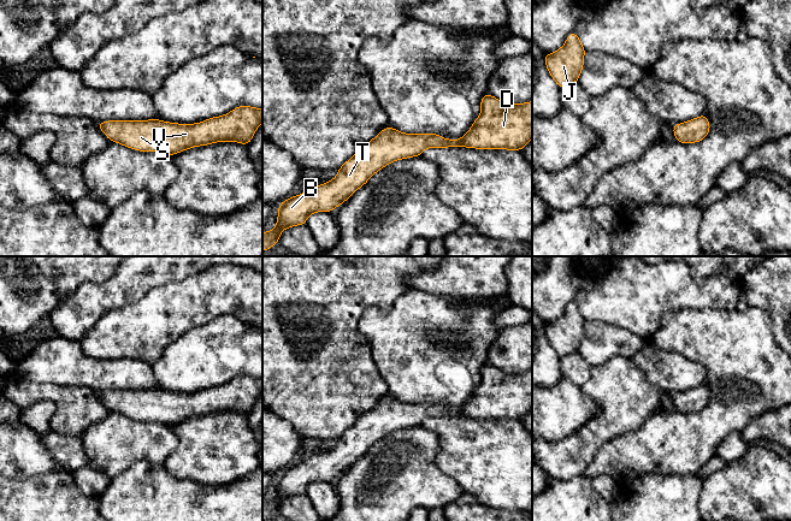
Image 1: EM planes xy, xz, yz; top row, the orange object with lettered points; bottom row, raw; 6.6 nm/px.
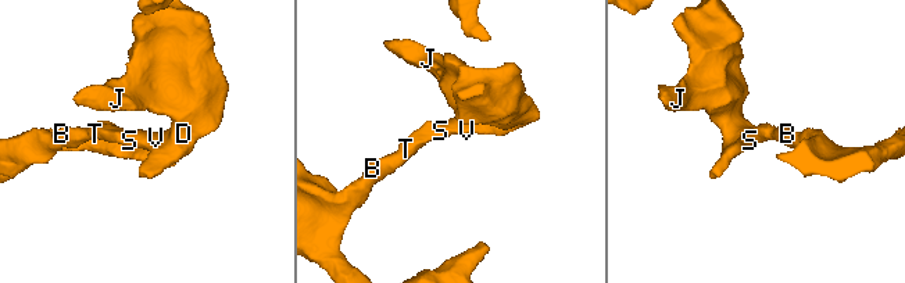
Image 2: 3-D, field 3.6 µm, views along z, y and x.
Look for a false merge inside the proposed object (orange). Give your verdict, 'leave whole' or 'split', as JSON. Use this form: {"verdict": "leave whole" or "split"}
{"verdict": "leave whole"}

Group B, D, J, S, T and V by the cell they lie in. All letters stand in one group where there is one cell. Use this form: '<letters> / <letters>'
B D J S T V

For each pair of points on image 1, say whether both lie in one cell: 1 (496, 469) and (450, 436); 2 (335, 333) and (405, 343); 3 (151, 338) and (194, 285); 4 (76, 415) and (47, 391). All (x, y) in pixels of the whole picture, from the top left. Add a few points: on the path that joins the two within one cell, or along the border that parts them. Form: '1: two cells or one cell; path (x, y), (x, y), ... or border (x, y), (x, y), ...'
1: one cell; path (485, 465), (461, 440)
2: two cells; border (367, 309), (358, 329), (369, 339), (377, 365)
3: one cell; path (161, 325), (187, 299)
4: one cell; path (69, 408), (54, 394)

